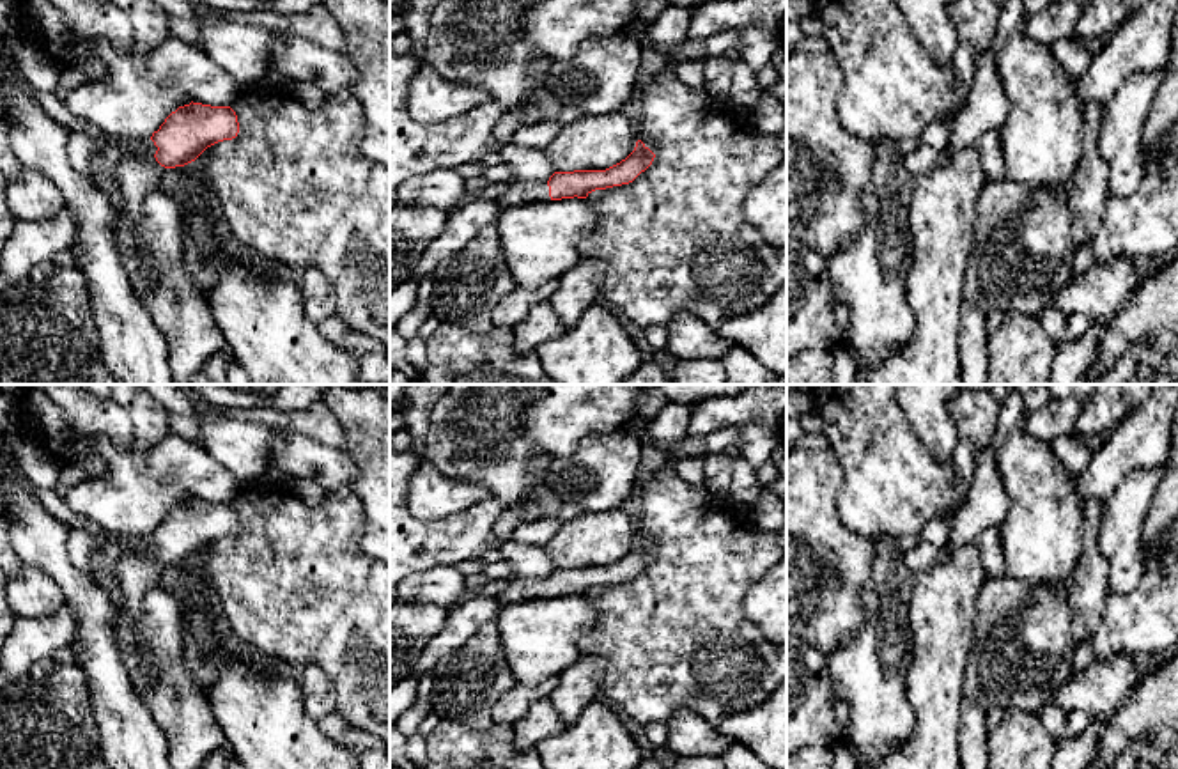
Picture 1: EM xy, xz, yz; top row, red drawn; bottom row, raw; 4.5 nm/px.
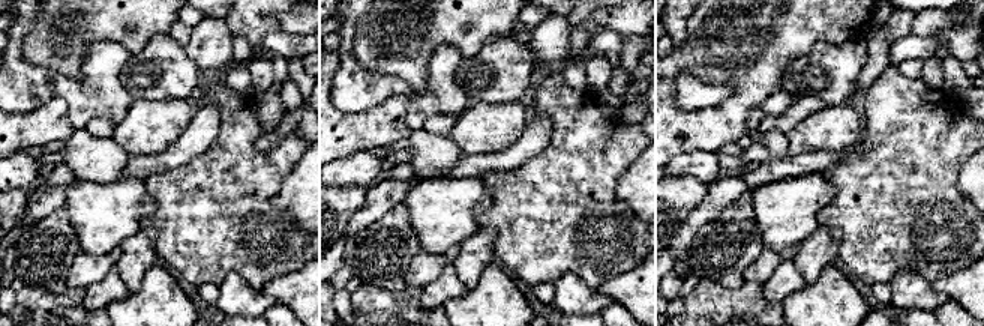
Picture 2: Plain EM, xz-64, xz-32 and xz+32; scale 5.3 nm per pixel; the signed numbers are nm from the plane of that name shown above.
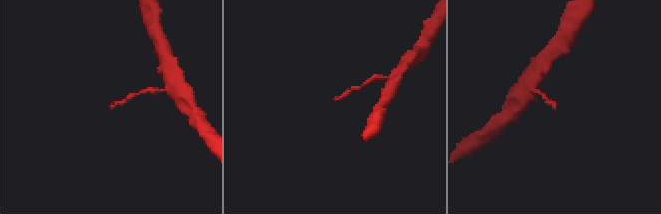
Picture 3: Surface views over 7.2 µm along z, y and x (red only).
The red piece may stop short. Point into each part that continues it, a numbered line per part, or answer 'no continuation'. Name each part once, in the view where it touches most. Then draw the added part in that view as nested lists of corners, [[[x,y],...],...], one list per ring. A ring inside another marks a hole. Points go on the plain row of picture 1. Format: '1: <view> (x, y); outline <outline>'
1: xz (539, 589); outline [[[535,579],[535,581],[508,585],[496,597],[496,601],[503,608],[512,602],[521,602],[528,599],[546,599],[546,597],[551,597],[547,579]]]

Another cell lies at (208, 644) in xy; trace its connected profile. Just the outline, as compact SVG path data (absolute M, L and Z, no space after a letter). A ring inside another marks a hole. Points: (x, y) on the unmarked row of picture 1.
M152 549L120 556L112 588L120 610L131 618L143 613L143 599L152 588L165 588L181 601L188 629L182 638L182 661L204 695L221 663L236 664L239 661L230 650L232 638L221 620L207 571L195 558L165 565Z

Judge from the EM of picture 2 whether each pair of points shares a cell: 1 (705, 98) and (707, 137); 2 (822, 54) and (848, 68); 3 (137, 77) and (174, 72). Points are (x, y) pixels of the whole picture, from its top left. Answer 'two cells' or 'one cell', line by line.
1: two cells
2: one cell
3: one cell

